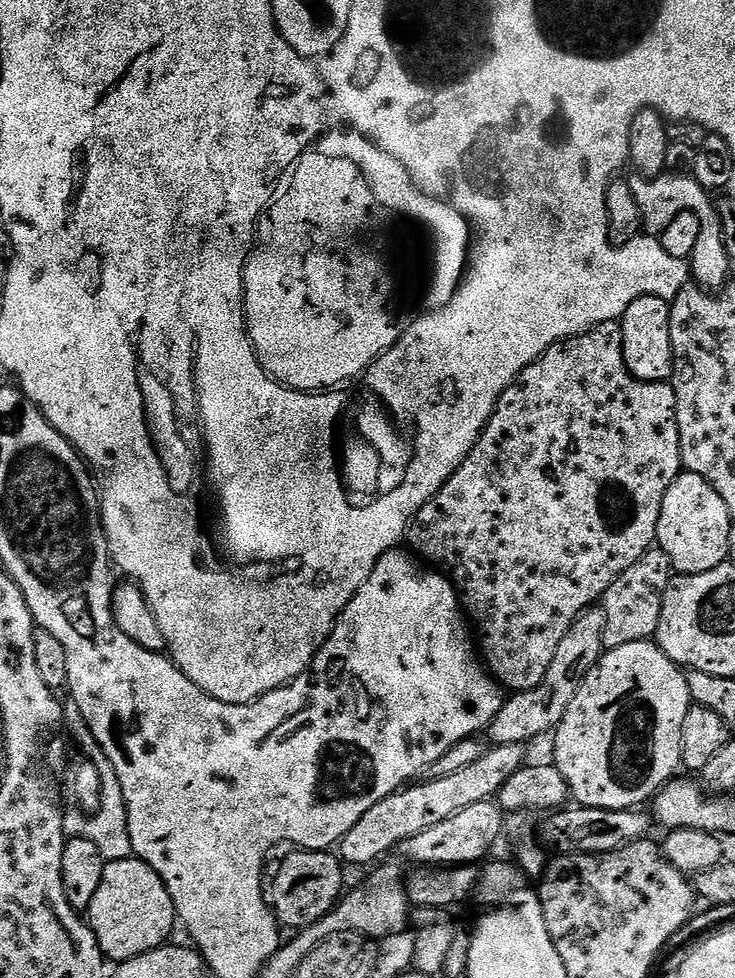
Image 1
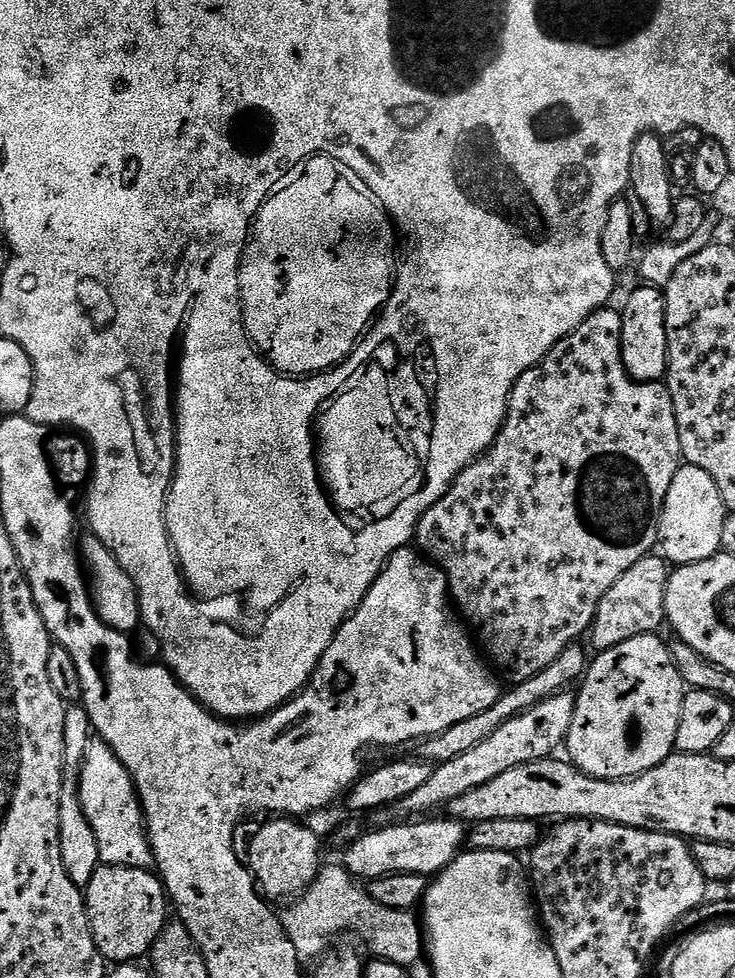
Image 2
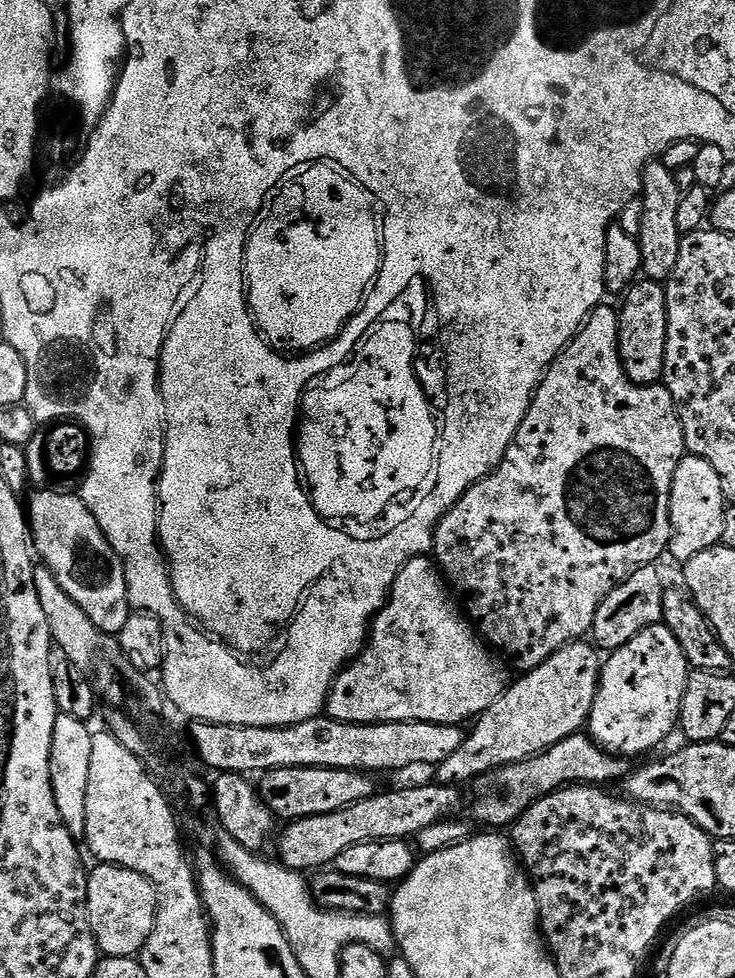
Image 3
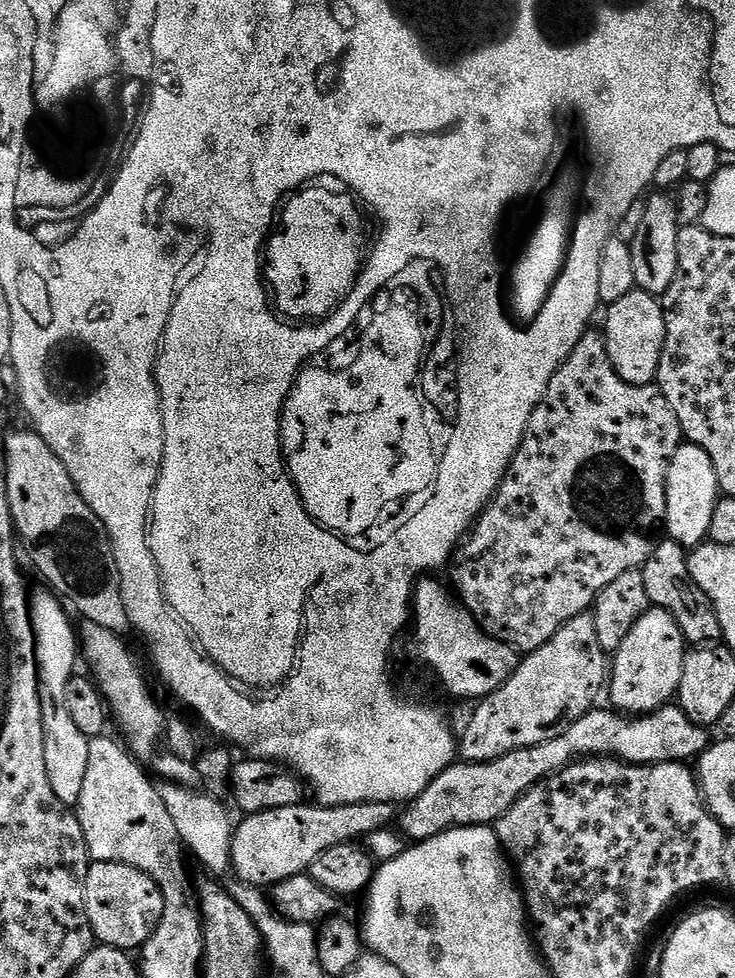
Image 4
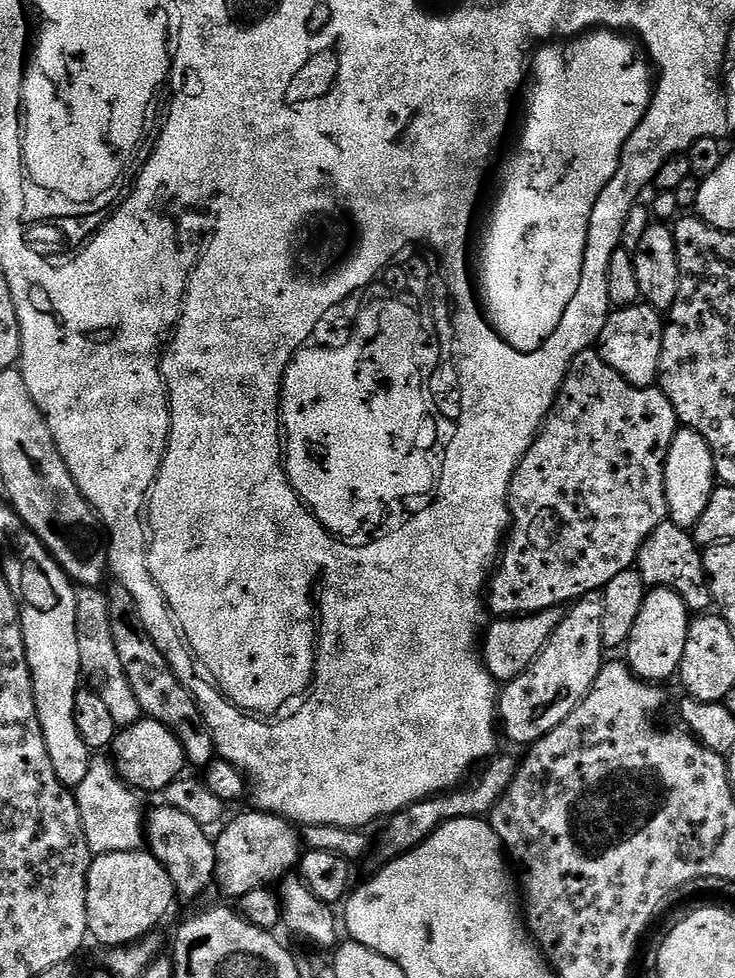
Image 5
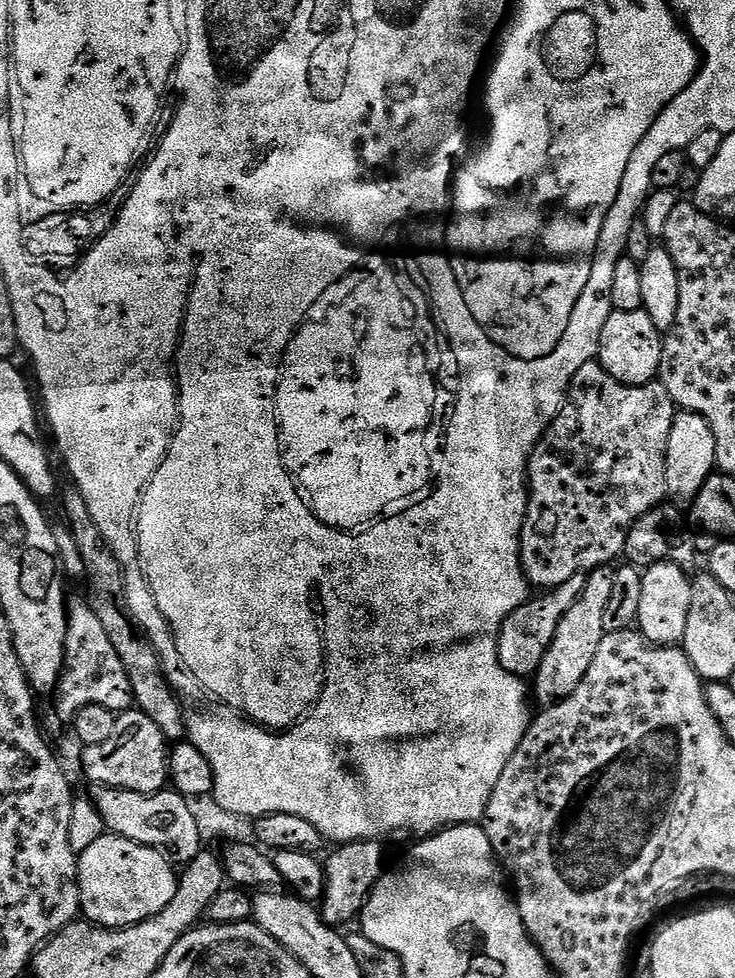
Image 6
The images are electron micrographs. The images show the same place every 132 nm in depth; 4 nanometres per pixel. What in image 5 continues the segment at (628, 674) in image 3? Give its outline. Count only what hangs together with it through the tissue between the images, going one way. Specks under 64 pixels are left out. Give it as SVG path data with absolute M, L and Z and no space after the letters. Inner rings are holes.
M652 588L642 602L642 611L634 622L634 630L630 630L630 638L626 645L626 663L640 679L649 682L664 682L677 675L682 662L682 654L686 654L686 634L690 623L690 613L686 602L674 594L669 588Z

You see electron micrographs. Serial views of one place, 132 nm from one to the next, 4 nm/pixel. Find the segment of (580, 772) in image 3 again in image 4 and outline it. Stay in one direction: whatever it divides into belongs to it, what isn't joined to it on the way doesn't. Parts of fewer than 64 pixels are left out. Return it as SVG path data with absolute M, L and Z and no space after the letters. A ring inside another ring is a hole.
M669 702L663 708L643 716L617 714L611 707L600 707L593 707L592 711L578 718L574 726L562 730L558 738L550 738L550 742L538 742L538 746L514 750L490 762L453 762L430 782L430 786L426 786L426 790L422 790L422 794L412 799L405 812L403 809L399 813L399 831L409 841L419 842L451 828L495 825L512 809L520 796L577 760L615 758L625 764L678 764L695 761L708 749L709 729L690 722L690 718L686 718L684 711L675 703Z

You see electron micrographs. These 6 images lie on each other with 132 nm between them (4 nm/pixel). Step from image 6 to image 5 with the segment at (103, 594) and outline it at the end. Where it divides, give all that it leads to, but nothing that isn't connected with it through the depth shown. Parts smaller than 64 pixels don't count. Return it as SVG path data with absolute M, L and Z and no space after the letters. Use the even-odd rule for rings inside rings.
M115 582L109 583L106 595L109 604L110 631L114 636L115 649L118 650L119 661L122 662L122 669L125 671L130 688L134 690L141 713L149 720L162 722L162 726L166 726L166 730L170 730L170 734L174 734L174 738L182 742L185 761L191 767L193 764L196 770L203 770L209 762L217 759L217 754L212 735L202 718L196 699L190 694L190 690L184 687L178 672L176 676L177 669L174 665L166 662L158 646L154 646L154 638L146 634L136 613L134 602L130 594L126 594L124 587Z

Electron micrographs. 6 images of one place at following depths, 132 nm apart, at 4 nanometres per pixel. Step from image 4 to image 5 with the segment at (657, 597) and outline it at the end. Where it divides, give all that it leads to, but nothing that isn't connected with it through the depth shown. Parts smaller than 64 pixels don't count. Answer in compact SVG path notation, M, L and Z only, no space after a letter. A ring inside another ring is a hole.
M671 522L658 525L640 547L634 567L645 585L674 590L674 594L686 602L689 613L704 614L713 607L712 587L708 584L708 575L704 573L702 548L689 529L679 528Z

